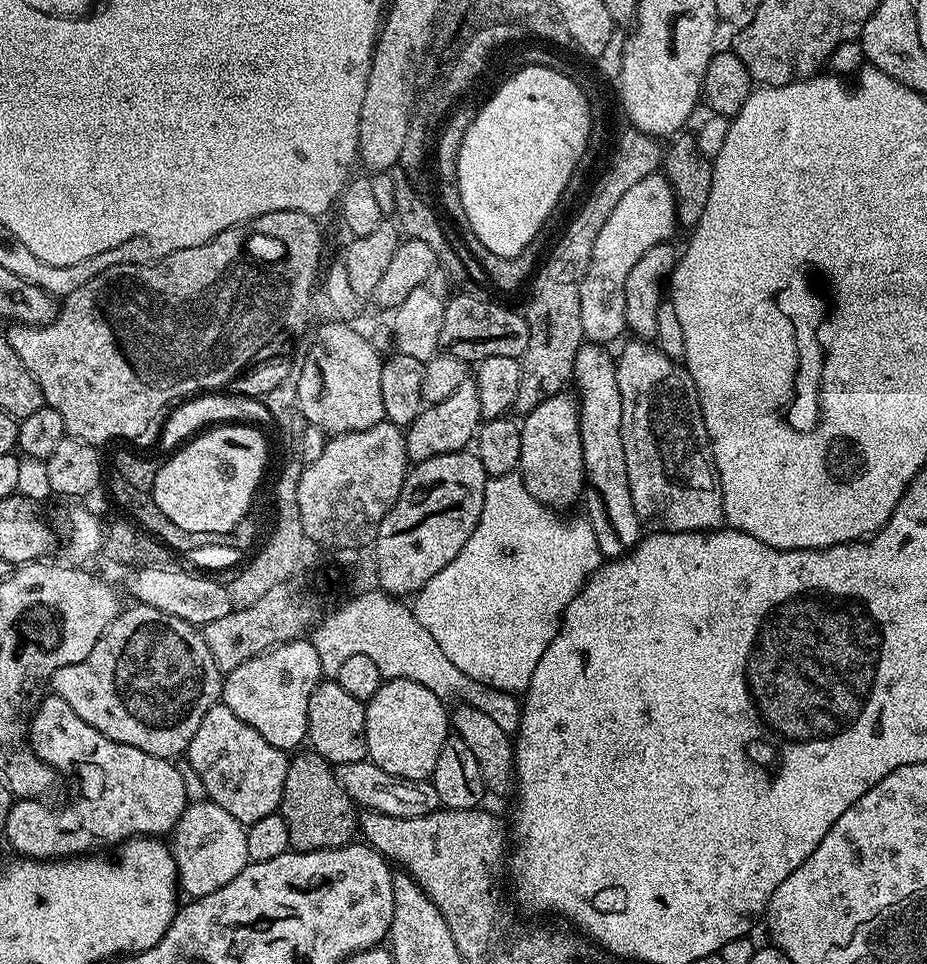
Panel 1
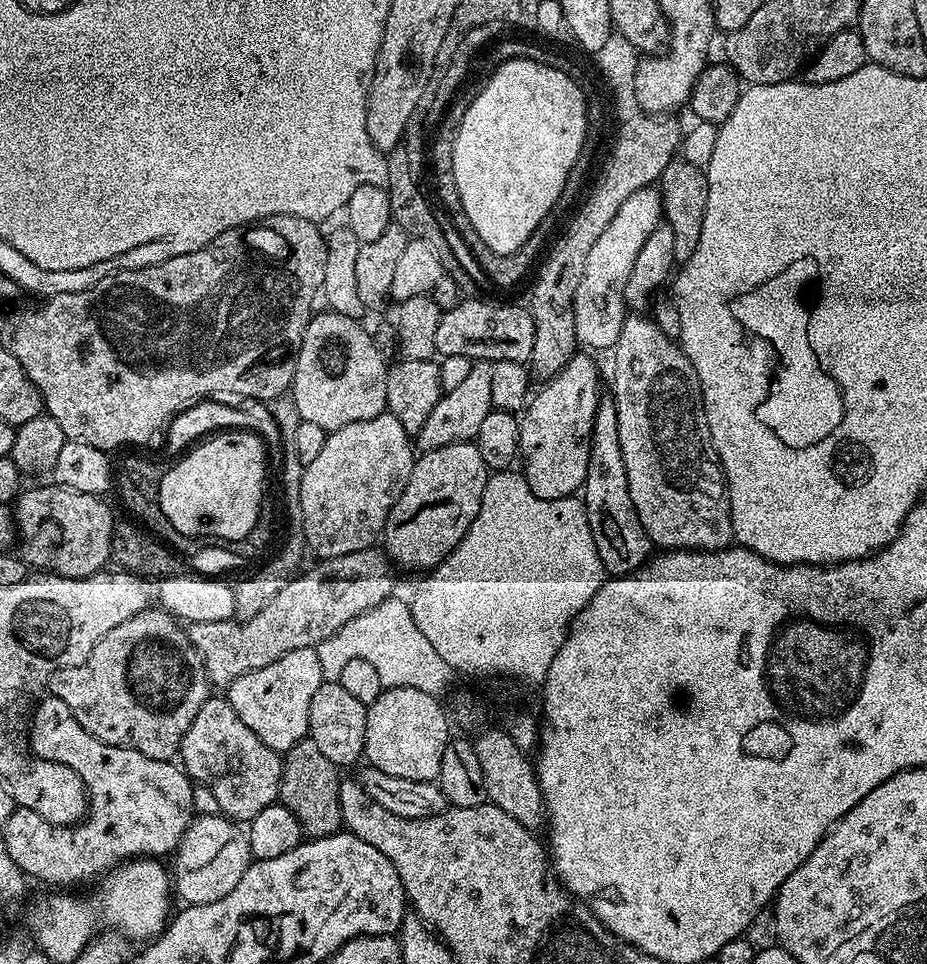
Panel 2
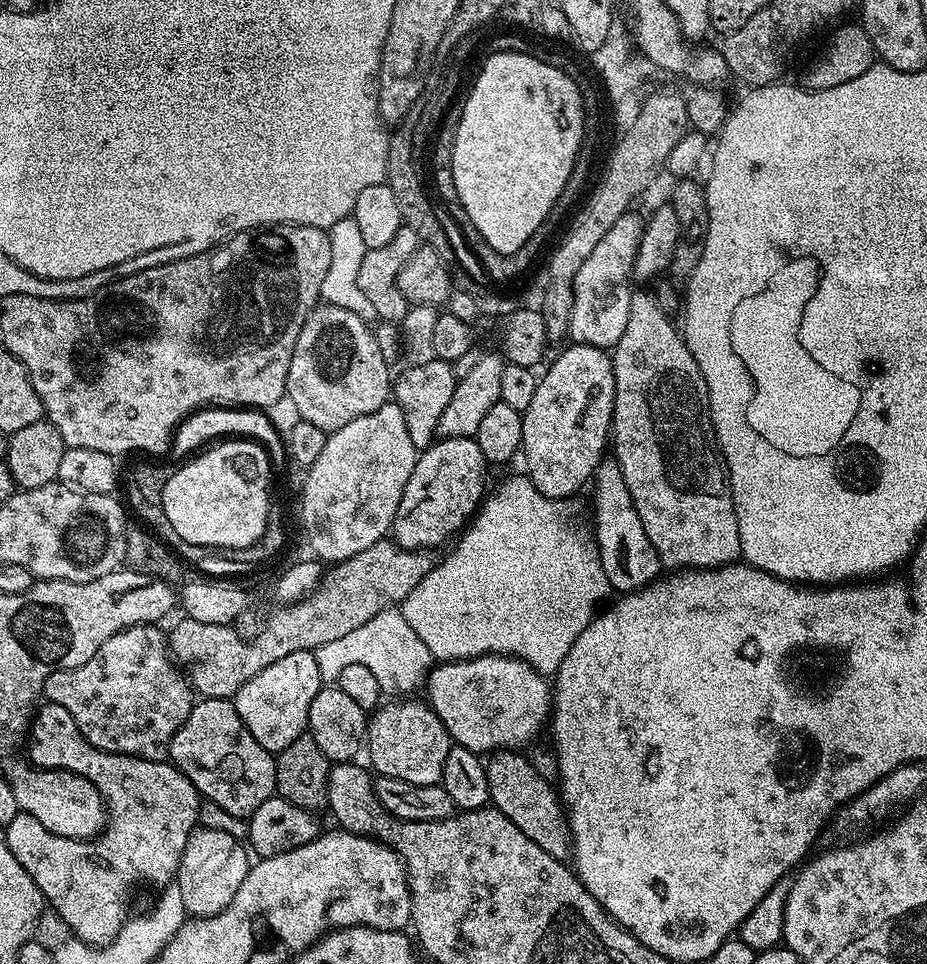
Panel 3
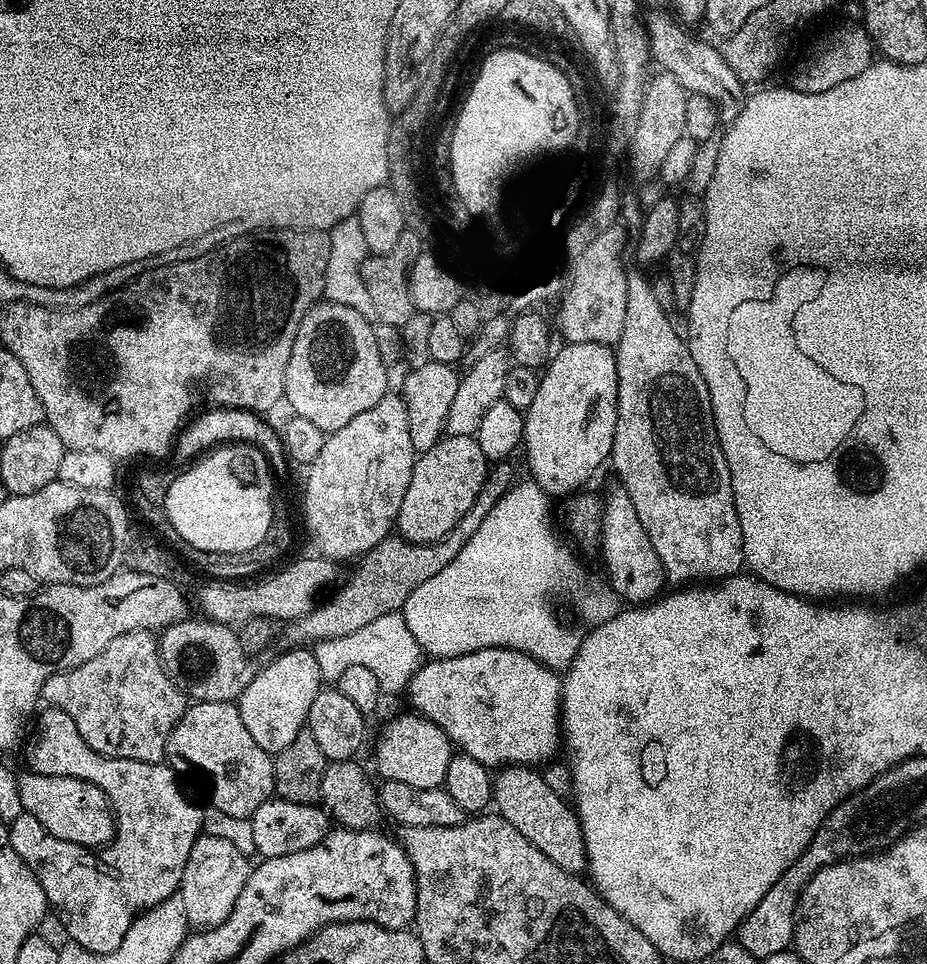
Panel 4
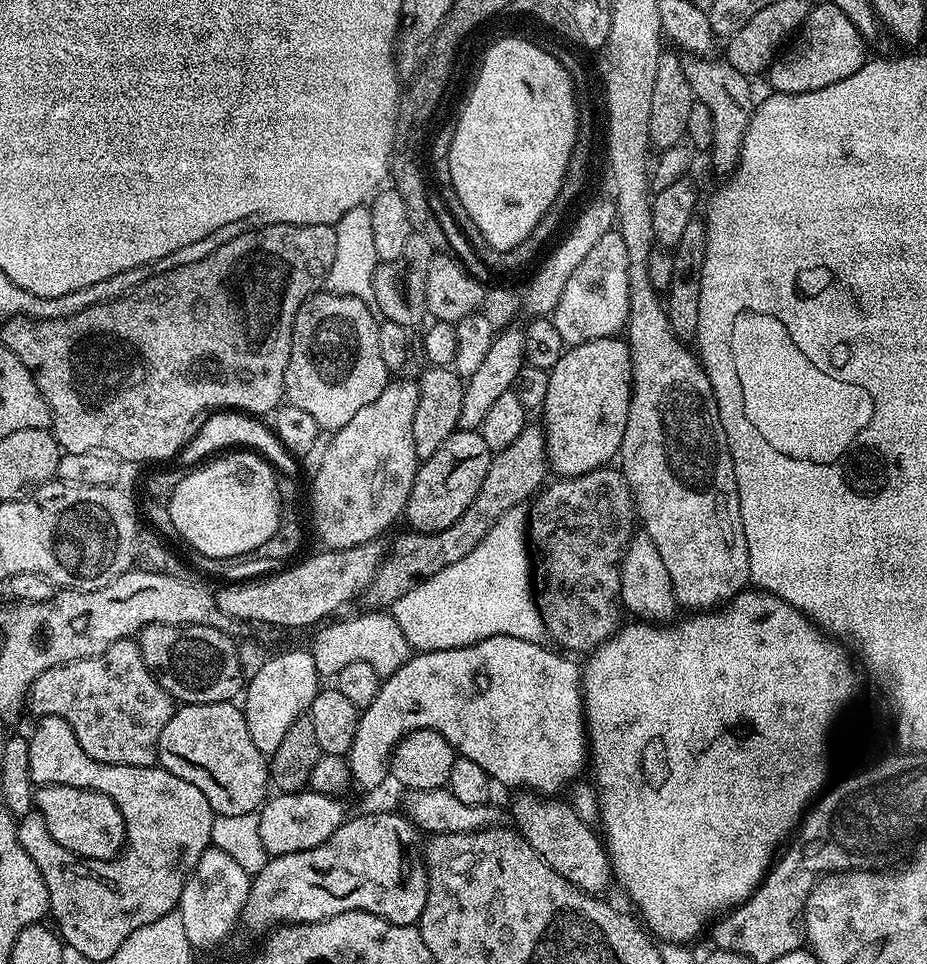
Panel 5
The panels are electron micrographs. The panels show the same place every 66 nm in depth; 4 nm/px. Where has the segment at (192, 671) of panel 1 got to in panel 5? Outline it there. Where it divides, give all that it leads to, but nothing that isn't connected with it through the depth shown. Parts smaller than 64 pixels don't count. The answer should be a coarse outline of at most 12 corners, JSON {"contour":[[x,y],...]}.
{"contour":[[135,639],[34,678],[98,762],[153,767],[174,701]]}

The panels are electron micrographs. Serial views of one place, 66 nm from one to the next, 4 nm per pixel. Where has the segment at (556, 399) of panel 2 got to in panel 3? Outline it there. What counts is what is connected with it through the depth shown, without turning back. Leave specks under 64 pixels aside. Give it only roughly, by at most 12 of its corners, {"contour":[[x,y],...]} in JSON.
{"contour":[[569,343],[522,414],[546,498],[577,495],[610,444],[611,355]]}

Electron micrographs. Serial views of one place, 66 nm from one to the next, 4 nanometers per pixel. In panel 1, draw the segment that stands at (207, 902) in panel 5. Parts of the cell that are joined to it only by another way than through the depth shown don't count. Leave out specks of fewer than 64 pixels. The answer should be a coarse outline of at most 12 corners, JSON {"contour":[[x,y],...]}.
{"contour":[[209,799],[171,833],[179,887],[222,890],[250,863],[245,825]]}

